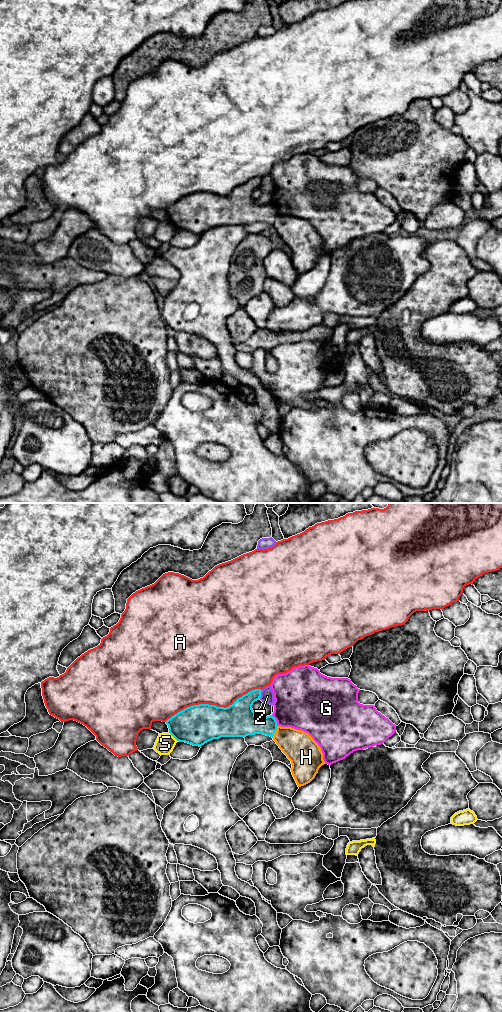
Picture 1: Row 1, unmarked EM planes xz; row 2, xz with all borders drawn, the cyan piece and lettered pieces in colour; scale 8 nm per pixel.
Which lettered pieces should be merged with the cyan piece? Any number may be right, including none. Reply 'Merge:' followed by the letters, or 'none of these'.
Merge: none of these

